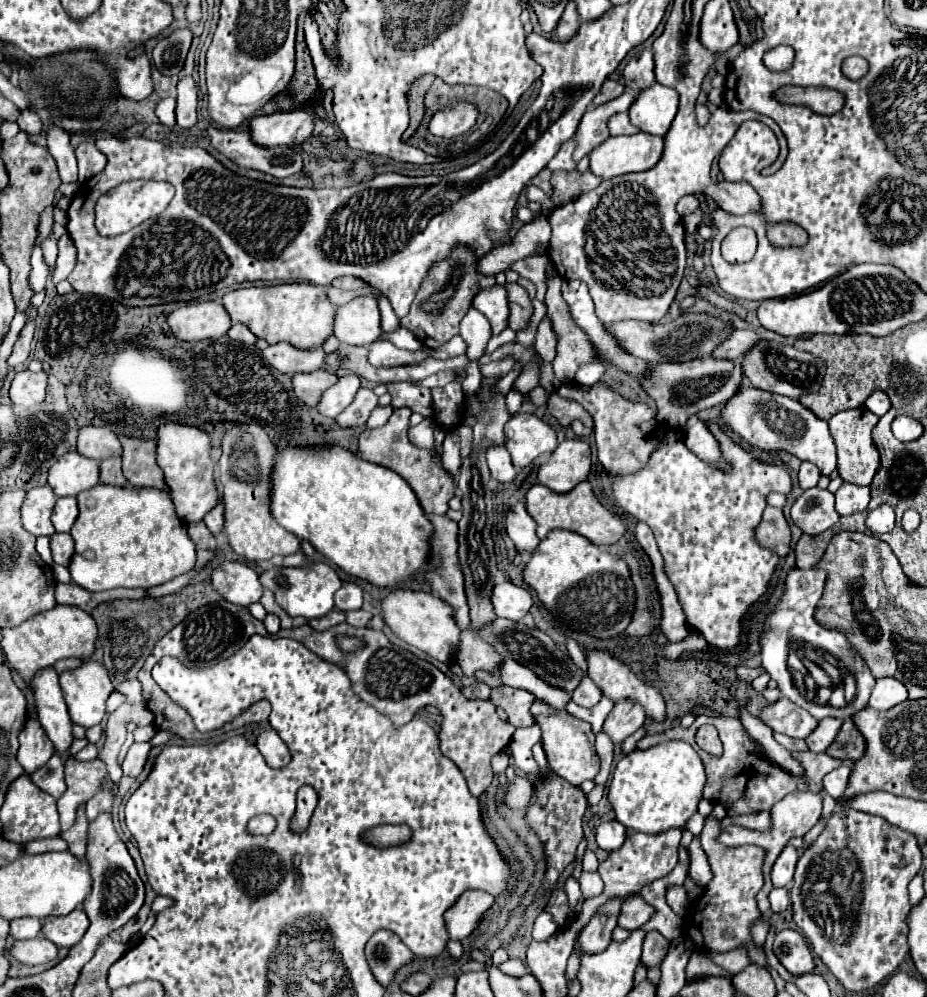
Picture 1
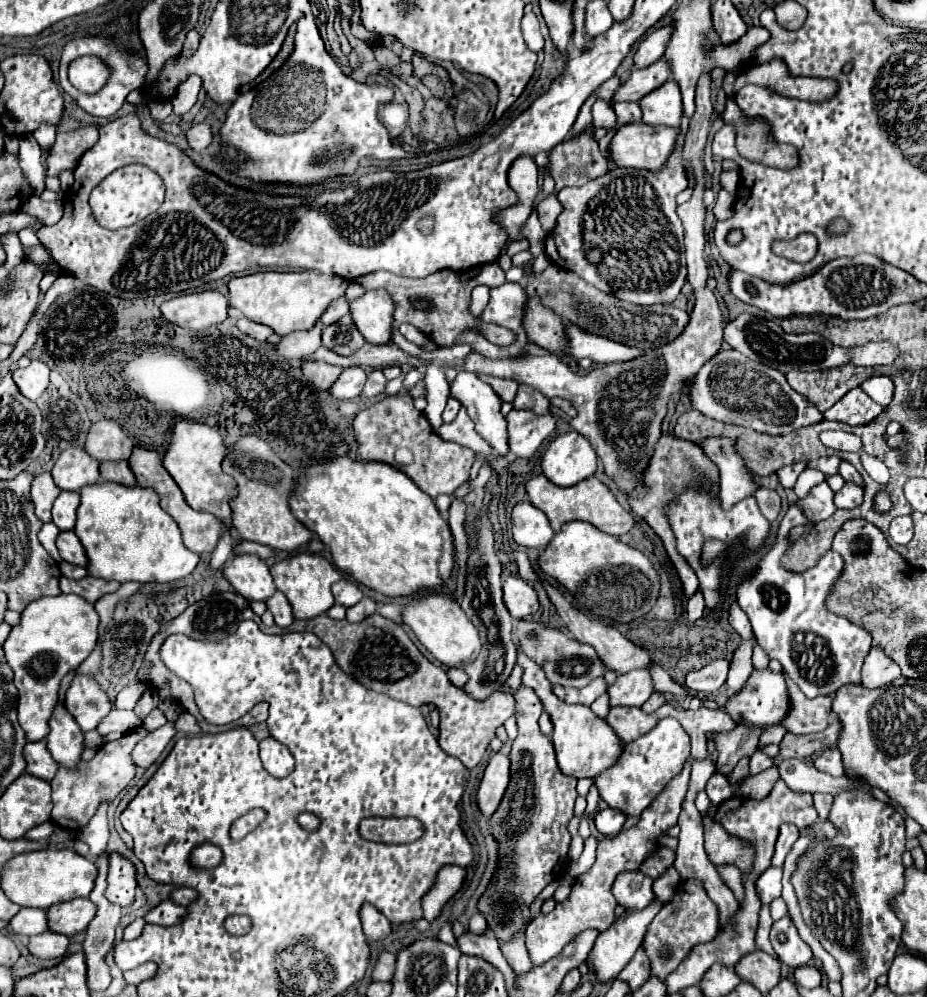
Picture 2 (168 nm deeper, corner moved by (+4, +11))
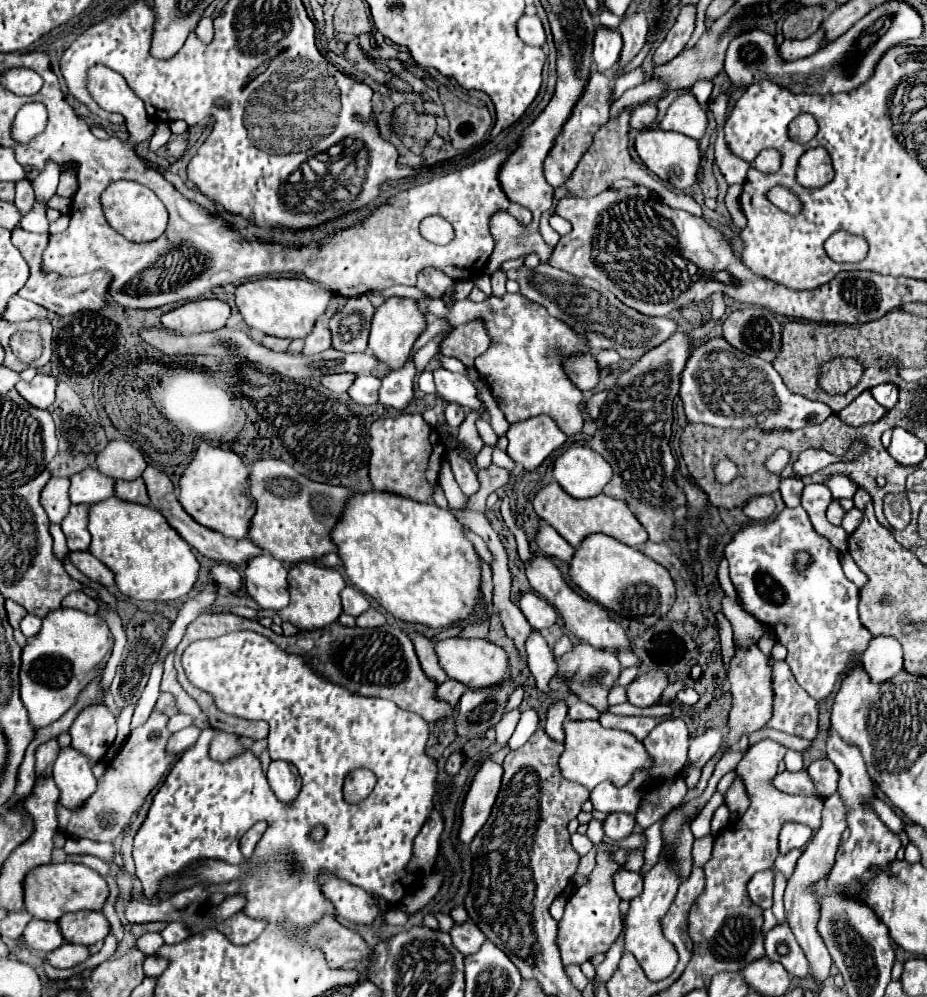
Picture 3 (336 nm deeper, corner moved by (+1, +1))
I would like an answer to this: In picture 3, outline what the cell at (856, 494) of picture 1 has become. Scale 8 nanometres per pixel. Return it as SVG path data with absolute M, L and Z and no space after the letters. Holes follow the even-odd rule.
M854 507L854 509L850 509L850 511L846 513L844 521L842 521L844 531L846 531L848 535L852 535L852 531L856 531L856 527L860 525L860 519L862 519L862 511L858 511L856 507Z

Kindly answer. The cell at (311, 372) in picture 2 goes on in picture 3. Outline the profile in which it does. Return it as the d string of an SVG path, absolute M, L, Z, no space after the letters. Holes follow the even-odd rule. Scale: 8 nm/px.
M338 373L338 375L324 375L322 377L322 383L324 387L328 387L330 391L336 391L336 393L346 393L352 385L352 381L356 379L354 373Z

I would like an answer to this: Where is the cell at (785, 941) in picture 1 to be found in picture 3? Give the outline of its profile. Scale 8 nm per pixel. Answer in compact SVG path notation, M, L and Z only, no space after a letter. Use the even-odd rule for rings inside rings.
M780 923L766 933L766 955L772 961L782 963L792 977L806 977L810 971L808 959L786 923Z

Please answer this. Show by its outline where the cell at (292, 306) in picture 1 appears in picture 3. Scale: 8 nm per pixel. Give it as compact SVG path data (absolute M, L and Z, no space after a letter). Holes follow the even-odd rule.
M266 277L248 281L236 287L236 305L248 327L258 329L266 335L298 339L306 337L312 331L316 319L324 313L332 293L318 283L308 279L292 279L292 277Z

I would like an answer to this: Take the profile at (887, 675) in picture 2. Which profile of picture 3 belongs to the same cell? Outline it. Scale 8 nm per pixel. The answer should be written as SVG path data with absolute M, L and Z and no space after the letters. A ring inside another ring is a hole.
M872 637L872 643L868 643L868 649L862 655L862 663L870 679L882 683L902 669L902 647L892 637Z

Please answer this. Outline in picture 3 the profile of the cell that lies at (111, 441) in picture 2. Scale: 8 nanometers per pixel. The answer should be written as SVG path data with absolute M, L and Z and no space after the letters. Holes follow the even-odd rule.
M110 441L106 449L100 451L96 463L104 475L112 479L128 479L128 481L138 479L146 469L146 461L142 453L126 441Z

